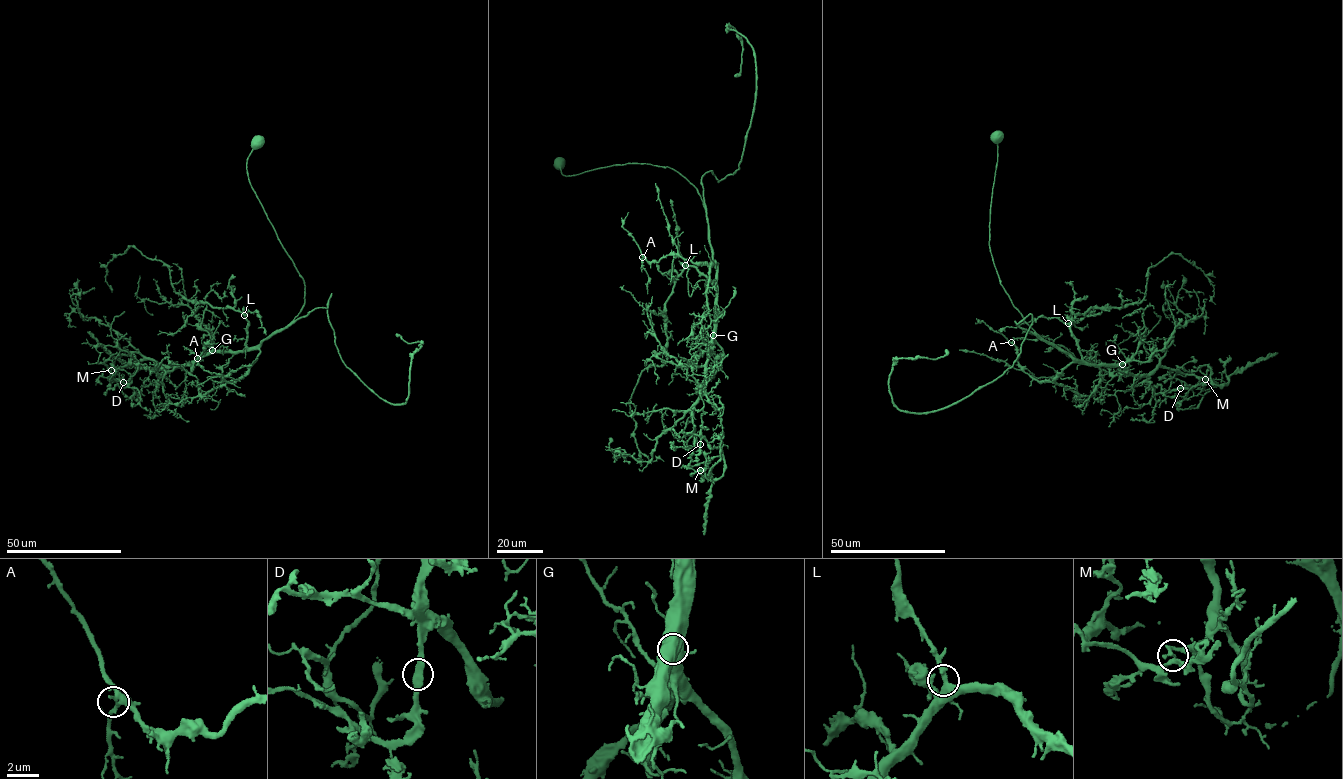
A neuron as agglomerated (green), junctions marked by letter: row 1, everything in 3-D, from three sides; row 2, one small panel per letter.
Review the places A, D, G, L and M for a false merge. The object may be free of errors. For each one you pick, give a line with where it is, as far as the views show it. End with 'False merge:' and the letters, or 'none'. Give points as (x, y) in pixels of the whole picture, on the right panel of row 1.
M: (1205, 379)
False merge: M

